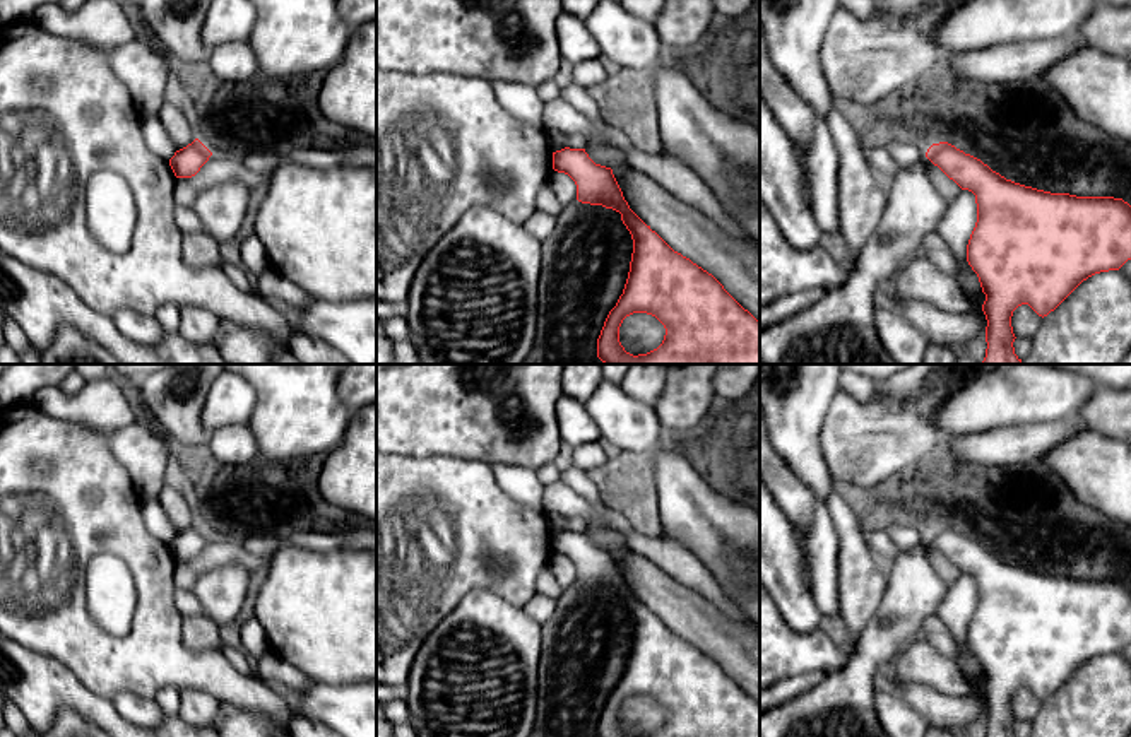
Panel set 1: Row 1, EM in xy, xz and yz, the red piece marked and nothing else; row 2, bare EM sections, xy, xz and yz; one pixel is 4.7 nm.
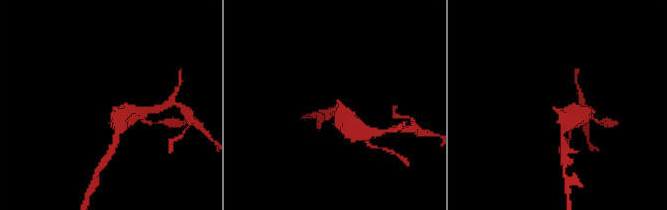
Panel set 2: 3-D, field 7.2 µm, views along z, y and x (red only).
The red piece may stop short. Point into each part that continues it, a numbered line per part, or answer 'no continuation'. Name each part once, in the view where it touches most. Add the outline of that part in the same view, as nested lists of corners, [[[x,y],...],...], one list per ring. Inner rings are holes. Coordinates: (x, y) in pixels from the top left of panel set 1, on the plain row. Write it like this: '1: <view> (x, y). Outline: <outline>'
no continuation

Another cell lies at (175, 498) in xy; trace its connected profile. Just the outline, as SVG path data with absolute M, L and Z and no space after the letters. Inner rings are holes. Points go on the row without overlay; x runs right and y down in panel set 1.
M168 481L157 499L171 520L176 534L187 530L197 522L193 499L183 484Z

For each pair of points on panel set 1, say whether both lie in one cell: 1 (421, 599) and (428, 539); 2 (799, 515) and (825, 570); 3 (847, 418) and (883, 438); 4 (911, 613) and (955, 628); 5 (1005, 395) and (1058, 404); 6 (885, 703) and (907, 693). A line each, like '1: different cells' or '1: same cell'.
1: same cell
2: same cell
3: same cell
4: different cells
5: same cell
6: different cells

